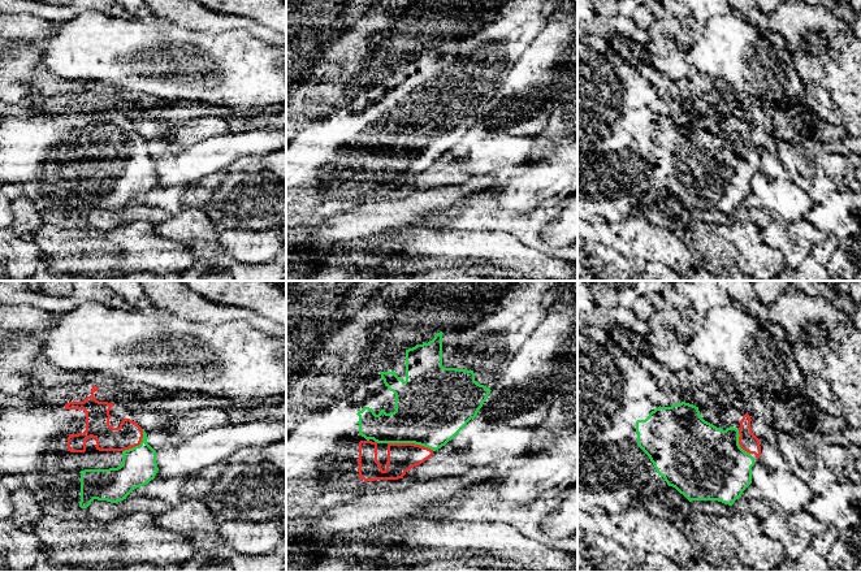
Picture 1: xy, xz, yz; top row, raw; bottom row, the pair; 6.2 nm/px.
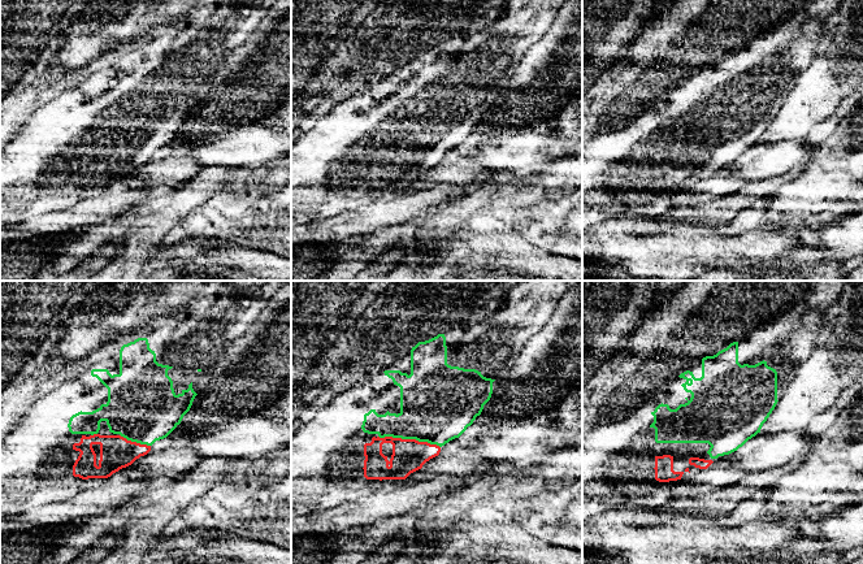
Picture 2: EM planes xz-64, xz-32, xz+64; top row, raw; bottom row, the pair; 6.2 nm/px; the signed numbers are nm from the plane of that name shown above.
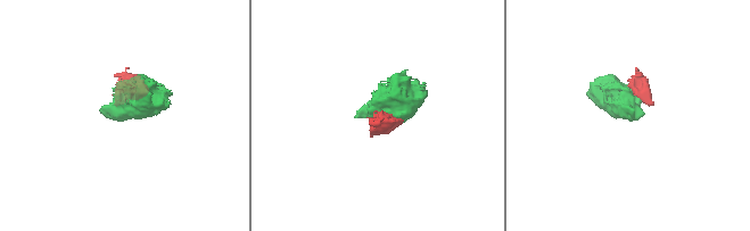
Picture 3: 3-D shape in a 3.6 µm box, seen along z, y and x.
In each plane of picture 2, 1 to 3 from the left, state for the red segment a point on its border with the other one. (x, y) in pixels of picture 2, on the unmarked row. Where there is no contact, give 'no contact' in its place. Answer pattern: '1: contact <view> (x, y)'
1: contact xz-64 (135, 150)
2: contact xz-32 (410, 147)
3: no contact

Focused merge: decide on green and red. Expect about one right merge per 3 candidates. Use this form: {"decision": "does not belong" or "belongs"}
{"decision": "belongs"}

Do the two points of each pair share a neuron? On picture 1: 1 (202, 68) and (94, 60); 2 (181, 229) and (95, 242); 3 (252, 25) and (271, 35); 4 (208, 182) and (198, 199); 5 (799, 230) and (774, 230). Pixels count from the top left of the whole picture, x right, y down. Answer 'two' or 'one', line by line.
1: one
2: two
3: one
4: one
5: two

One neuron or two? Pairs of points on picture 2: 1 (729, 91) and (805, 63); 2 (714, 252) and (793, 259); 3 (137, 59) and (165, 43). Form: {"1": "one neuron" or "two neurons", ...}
{"1": "one neuron", "2": "two neurons", "3": "one neuron"}

